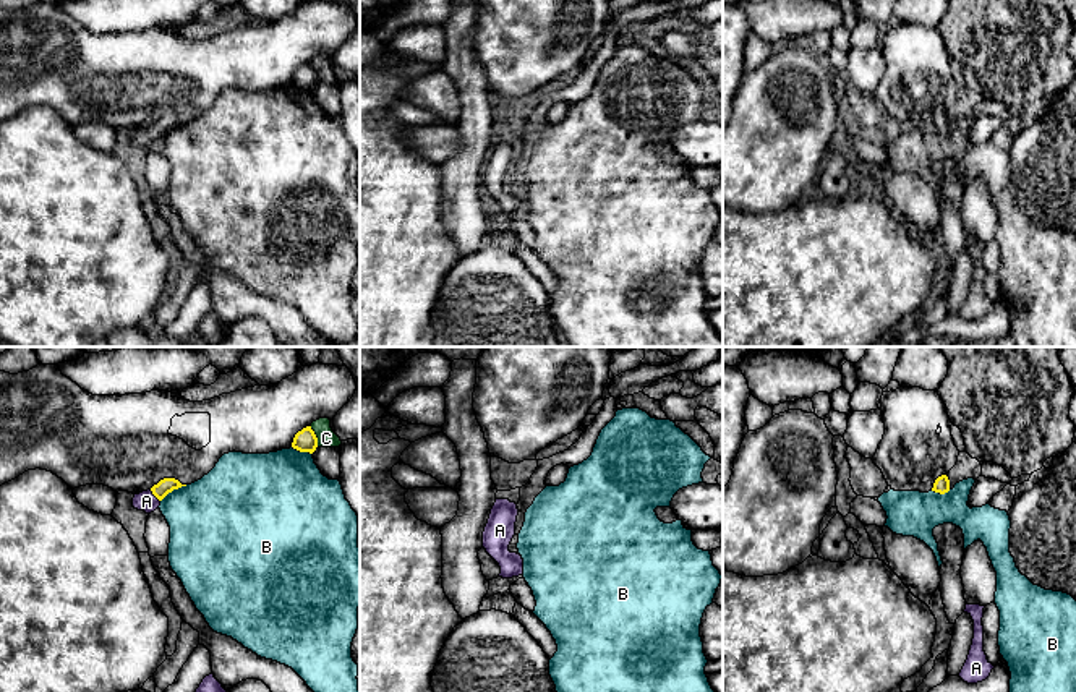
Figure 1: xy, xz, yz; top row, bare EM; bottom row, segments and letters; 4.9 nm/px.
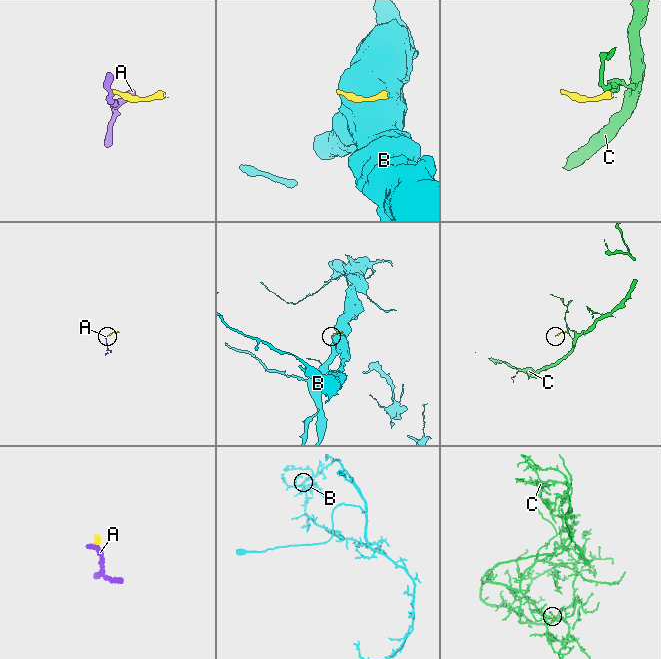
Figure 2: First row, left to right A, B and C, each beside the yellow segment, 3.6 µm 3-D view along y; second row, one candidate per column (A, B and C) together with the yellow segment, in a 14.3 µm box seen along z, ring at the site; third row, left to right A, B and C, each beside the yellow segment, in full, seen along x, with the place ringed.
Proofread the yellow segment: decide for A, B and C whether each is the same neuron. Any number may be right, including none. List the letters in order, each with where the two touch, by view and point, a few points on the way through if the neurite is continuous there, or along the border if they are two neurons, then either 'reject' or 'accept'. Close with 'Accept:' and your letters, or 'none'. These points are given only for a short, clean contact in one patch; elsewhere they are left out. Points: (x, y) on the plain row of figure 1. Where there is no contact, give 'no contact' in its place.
A: meets yellow in xy at (154, 132); runs through xy (167, 122), (154, 132), (146, 138); accept
B: meets yellow in xy at (174, 125); reject
C: meets yellow in xy at (315, 73); border along xy (310, 62), (318, 83); reject
Accept: A

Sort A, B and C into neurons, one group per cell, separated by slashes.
A / B / C

